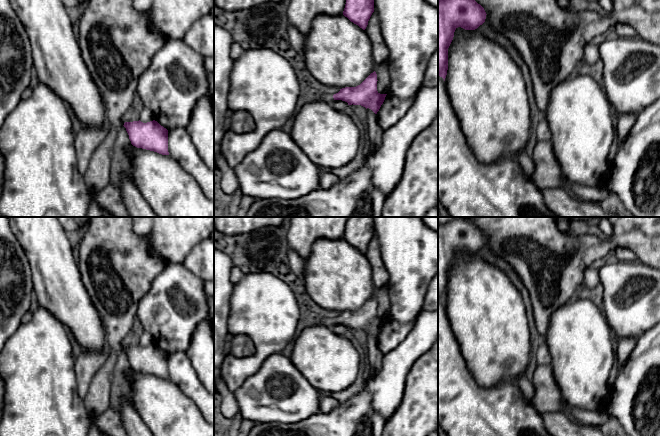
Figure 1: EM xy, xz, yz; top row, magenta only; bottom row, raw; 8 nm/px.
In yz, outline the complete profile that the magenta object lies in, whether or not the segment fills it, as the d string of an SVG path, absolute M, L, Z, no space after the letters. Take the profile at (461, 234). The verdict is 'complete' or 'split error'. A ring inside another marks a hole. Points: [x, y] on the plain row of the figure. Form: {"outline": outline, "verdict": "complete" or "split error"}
{"outline": "M470 217L438 224L438 299L444 305L448 294L448 272L455 254L458 251L475 254L485 246L486 239Z", "verdict": "complete"}

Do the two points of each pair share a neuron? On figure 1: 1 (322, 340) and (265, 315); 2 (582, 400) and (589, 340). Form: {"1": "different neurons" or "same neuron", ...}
{"1": "different neurons", "2": "same neuron"}

